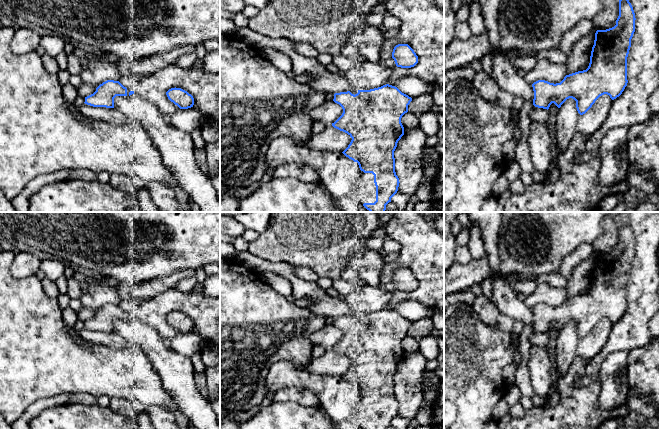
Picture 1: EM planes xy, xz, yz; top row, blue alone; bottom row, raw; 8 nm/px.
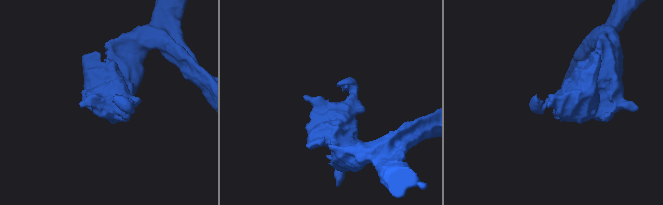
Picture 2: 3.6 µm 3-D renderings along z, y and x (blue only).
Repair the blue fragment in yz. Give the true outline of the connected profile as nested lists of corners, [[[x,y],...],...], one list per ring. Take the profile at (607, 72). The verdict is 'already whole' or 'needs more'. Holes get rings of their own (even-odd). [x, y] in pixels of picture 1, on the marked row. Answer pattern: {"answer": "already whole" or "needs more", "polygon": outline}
{"answer": "already whole", "polygon": [[[619,0],[619,16],[616,25],[606,30],[597,30],[592,47],[590,63],[586,70],[566,75],[560,83],[538,80],[532,84],[534,91],[533,105],[549,109],[554,103],[558,108],[569,98],[576,101],[580,115],[585,114],[602,95],[607,94],[612,100],[619,97],[627,86],[627,57],[631,39],[635,32],[635,13],[629,0]]]}

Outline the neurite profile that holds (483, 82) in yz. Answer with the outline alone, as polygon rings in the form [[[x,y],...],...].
[[[481,70],[475,74],[472,83],[483,99],[497,103],[500,88],[494,82],[492,75]]]

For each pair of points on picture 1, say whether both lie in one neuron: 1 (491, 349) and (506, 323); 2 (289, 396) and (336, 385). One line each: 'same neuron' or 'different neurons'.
1: different neurons
2: different neurons

